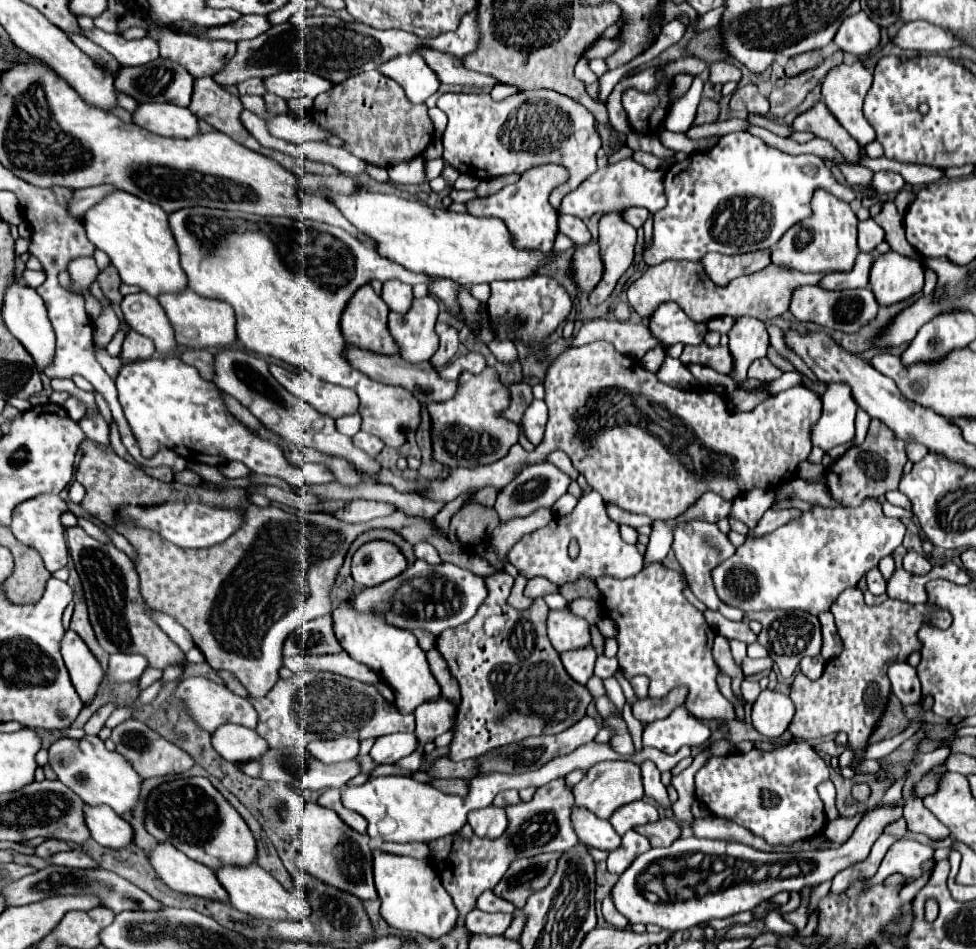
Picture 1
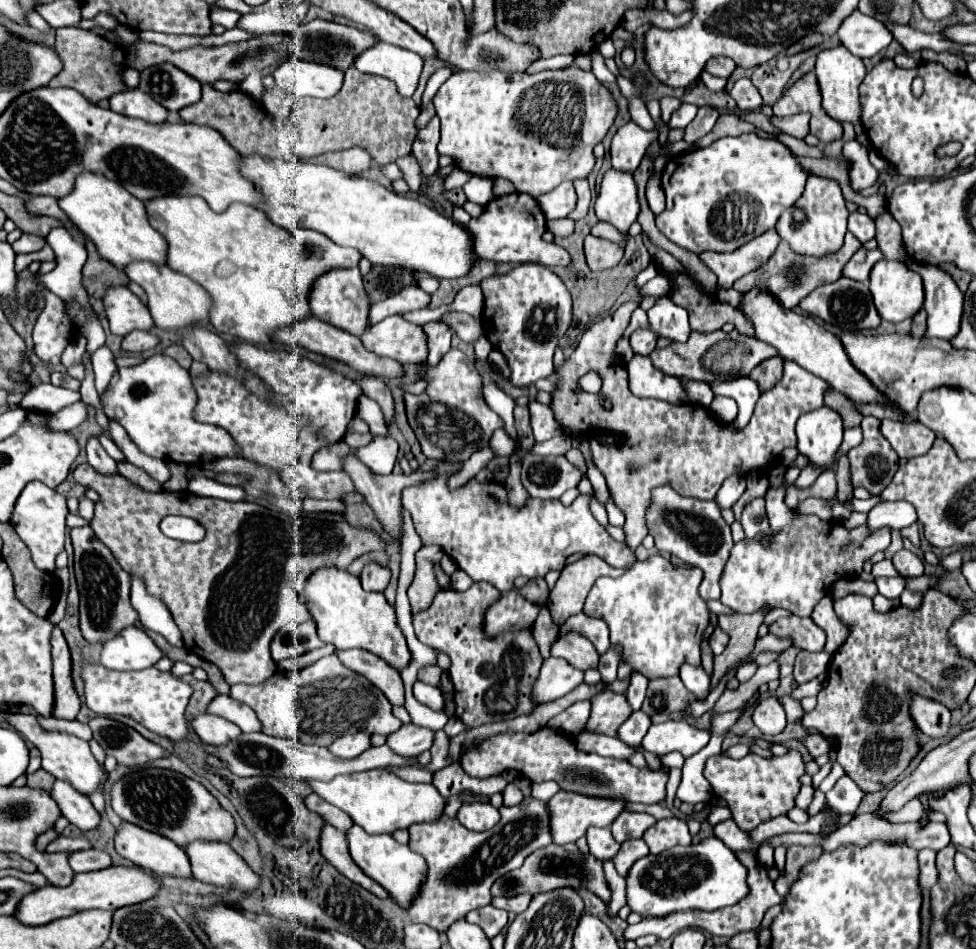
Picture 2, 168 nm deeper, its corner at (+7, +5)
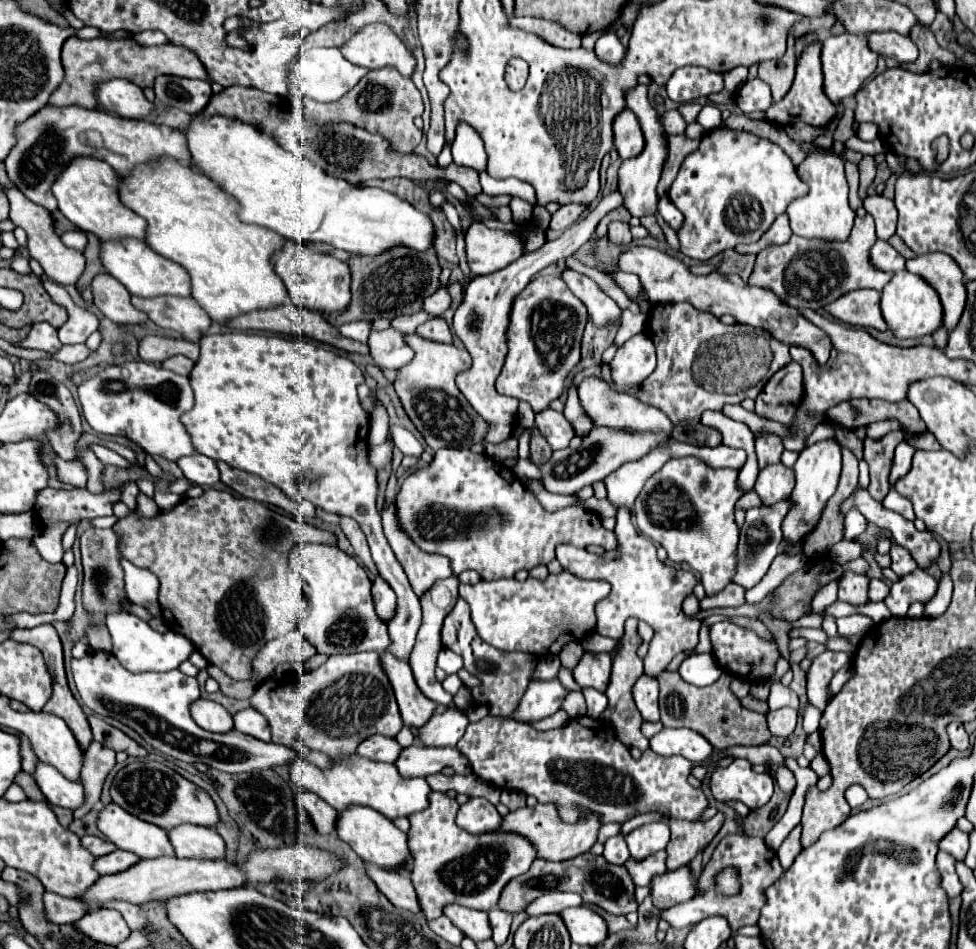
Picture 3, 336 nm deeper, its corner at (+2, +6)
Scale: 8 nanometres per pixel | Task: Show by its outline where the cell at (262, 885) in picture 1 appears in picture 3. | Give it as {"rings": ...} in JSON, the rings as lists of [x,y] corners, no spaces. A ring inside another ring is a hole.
{"rings":[[[179,824],[177,828],[167,830],[167,836],[177,858],[217,860],[225,856],[225,842],[221,836],[217,836],[215,828]]]}

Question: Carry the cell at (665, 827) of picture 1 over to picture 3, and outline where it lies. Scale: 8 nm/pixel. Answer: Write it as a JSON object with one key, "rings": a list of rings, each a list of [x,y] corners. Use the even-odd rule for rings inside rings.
{"rings":[[[719,812],[705,822],[687,822],[687,820],[669,820],[671,840],[667,844],[667,868],[677,870],[689,866],[691,860],[703,852],[713,836],[725,822],[725,814]]]}

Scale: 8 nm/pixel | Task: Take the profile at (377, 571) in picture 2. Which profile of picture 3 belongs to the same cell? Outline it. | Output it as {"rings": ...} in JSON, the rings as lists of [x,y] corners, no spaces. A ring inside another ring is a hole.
{"rings":[[[381,576],[375,578],[371,592],[373,592],[377,616],[383,622],[389,622],[397,612],[397,596],[395,596],[395,592],[391,590],[391,586],[385,580],[381,580]]]}

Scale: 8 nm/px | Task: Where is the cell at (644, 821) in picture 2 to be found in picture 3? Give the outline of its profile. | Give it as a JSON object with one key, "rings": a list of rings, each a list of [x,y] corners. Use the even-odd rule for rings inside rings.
{"rings":[[[651,822],[651,824],[643,824],[637,830],[633,830],[629,836],[625,836],[627,846],[631,850],[633,860],[641,862],[647,856],[665,850],[665,846],[669,844],[671,832],[669,832],[669,824],[667,822]]]}

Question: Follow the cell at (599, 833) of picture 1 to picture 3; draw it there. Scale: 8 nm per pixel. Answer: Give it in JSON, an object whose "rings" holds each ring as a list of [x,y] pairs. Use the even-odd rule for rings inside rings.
{"rings":[[[615,836],[615,838],[609,838],[605,842],[605,852],[603,852],[605,860],[611,862],[611,864],[625,864],[629,860],[629,850],[627,850],[627,844],[625,844],[625,838],[623,836]]]}

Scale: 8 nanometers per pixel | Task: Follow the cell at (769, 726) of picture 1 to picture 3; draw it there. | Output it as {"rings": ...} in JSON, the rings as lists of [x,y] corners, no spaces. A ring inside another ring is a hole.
{"rings":[[[781,708],[767,714],[767,724],[773,736],[789,738],[797,724],[797,712],[793,708]]]}

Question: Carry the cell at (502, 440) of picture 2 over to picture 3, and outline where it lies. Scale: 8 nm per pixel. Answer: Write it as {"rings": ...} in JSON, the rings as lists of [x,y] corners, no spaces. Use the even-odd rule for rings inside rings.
{"rings":[[[613,190],[611,194],[603,196],[603,200],[597,204],[597,208],[593,212],[589,212],[583,220],[575,222],[573,226],[569,226],[557,240],[545,242],[537,252],[521,256],[519,260],[515,260],[513,264],[509,264],[507,268],[503,268],[499,272],[473,278],[473,282],[467,286],[465,298],[453,316],[453,332],[459,336],[459,340],[465,344],[467,352],[471,354],[471,366],[469,366],[469,370],[459,372],[455,376],[455,382],[457,382],[459,390],[465,394],[465,398],[469,400],[469,404],[477,410],[477,414],[483,416],[483,420],[489,424],[489,430],[485,434],[485,442],[499,444],[499,442],[511,438],[513,430],[517,426],[519,400],[501,396],[495,390],[495,380],[501,372],[501,366],[503,366],[503,360],[507,354],[505,332],[509,330],[509,308],[513,308],[515,296],[531,282],[531,278],[535,274],[539,274],[539,270],[547,268],[549,264],[553,264],[561,258],[571,256],[579,246],[583,246],[593,236],[601,218],[619,206],[621,206],[621,192]]]}

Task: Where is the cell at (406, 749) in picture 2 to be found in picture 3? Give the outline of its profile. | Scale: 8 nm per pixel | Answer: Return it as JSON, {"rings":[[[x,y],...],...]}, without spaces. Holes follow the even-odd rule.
{"rings":[[[449,706],[443,714],[435,714],[423,728],[419,728],[421,732],[419,744],[433,748],[455,746],[465,734],[467,726],[469,726],[469,718],[465,710],[459,710],[457,706]]]}

